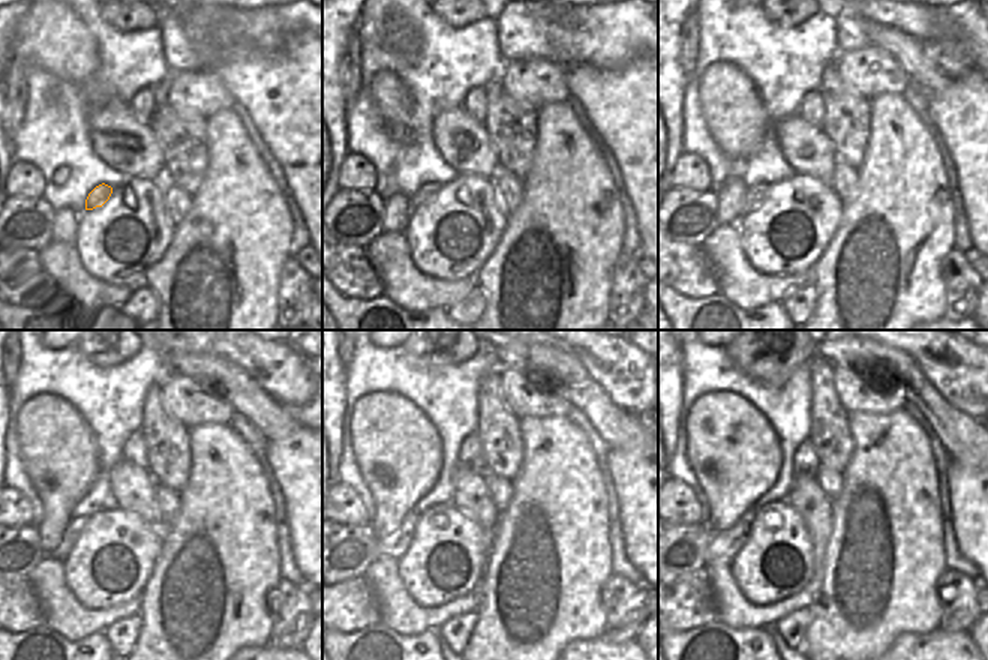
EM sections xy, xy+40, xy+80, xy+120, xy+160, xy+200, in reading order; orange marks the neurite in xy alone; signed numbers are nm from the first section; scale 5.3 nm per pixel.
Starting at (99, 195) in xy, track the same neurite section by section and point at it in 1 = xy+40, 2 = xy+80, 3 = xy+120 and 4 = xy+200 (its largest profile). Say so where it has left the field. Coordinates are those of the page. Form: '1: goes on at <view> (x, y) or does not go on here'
1: goes on at xy+40 (429, 189)
2: goes on at xy+80 (754, 195)
3: goes on at xy+120 (74, 528)
4: goes on at xy+200 (723, 545)

